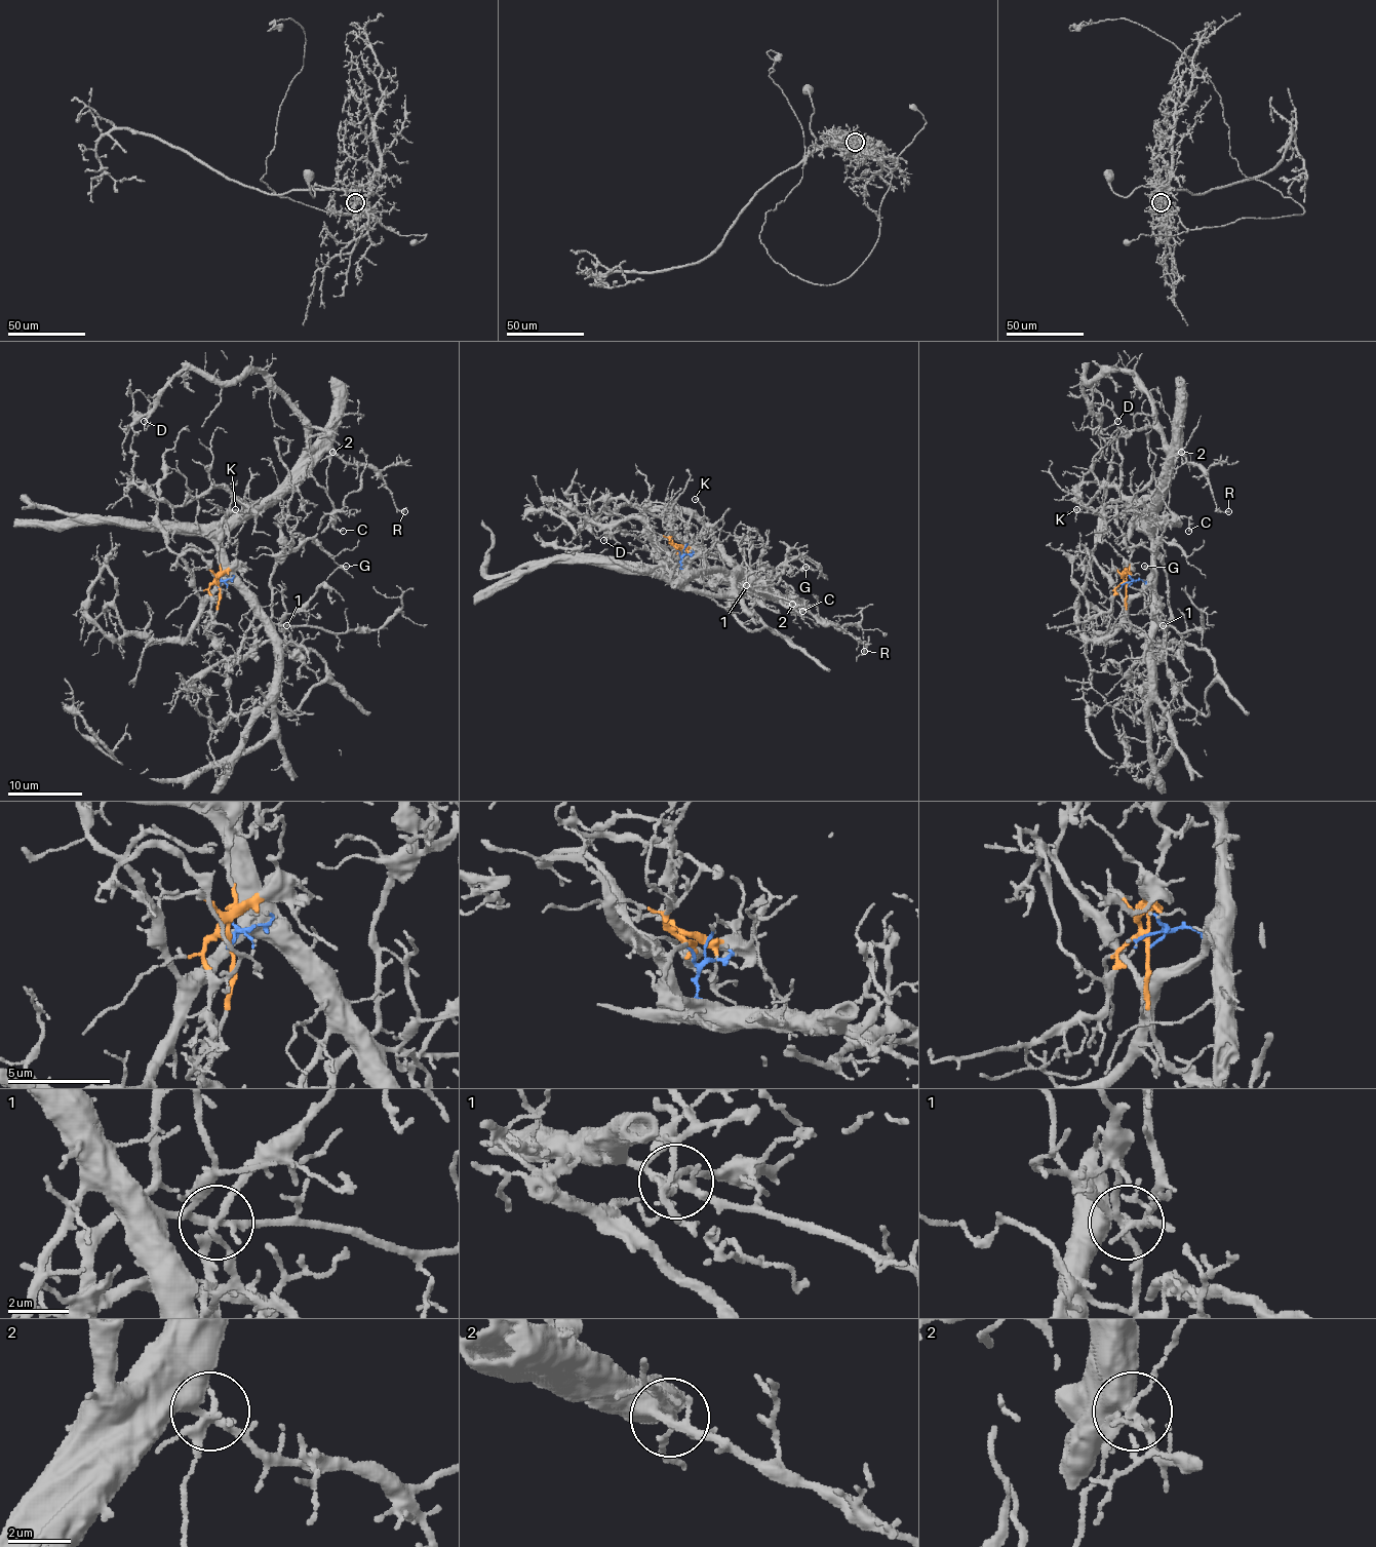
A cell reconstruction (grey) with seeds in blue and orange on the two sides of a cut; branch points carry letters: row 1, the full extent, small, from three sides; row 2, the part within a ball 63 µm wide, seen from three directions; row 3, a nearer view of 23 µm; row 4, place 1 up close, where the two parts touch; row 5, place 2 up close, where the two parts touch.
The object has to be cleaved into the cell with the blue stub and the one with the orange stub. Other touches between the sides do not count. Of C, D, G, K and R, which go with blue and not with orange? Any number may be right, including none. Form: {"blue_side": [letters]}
{"blue_side": ["D", "K", "R"]}

